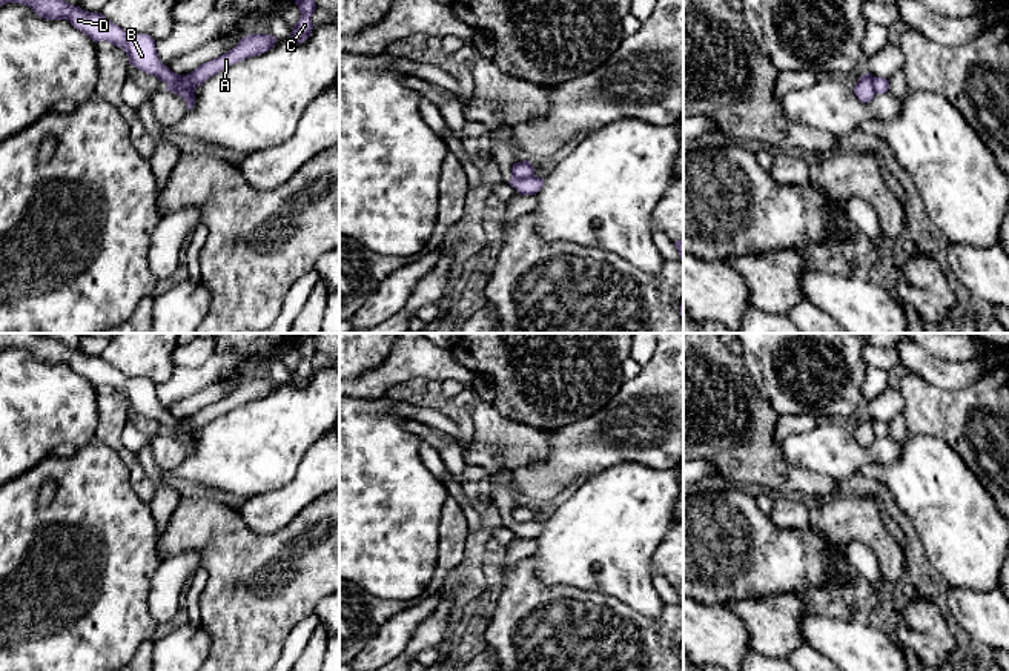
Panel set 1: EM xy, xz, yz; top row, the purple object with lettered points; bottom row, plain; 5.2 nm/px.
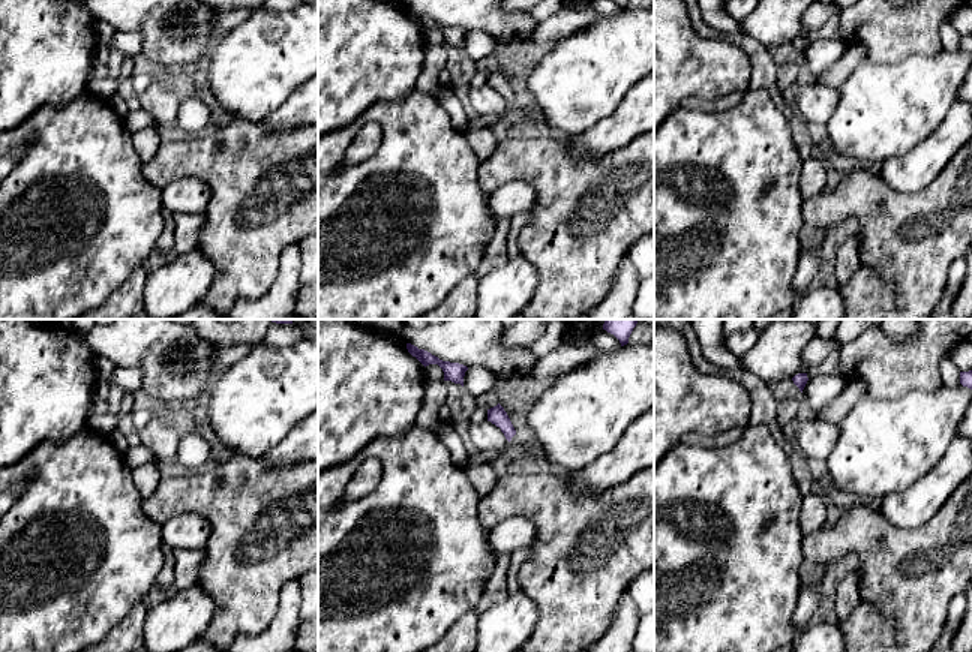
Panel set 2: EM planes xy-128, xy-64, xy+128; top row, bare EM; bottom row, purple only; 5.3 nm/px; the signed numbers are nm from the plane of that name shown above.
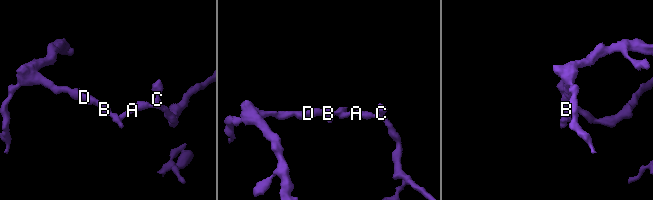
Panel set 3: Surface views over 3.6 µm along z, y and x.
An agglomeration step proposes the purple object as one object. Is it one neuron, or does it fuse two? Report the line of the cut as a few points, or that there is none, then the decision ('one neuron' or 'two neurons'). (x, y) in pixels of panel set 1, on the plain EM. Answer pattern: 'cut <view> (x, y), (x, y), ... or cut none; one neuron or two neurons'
cut xy (168, 426), (194, 435); two neurons

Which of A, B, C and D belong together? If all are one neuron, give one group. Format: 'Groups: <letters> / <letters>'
Groups: A C / B D

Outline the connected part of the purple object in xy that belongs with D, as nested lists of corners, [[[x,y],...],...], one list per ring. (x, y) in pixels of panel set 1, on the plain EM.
[[[0,333],[0,350],[5,347],[26,349],[46,364],[68,364],[91,384],[97,387],[104,384],[121,392],[129,401],[129,408],[157,421],[160,425],[177,428],[181,422],[158,402],[155,384],[149,378],[124,376],[101,356],[84,355],[37,333]]]

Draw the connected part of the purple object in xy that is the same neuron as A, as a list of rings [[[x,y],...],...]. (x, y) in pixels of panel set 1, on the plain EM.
[[[249,378],[241,382],[235,392],[227,395],[226,398],[200,408],[192,416],[183,419],[177,428],[167,427],[164,435],[174,435],[175,431],[187,431],[195,435],[200,428],[203,428],[210,421],[224,415],[226,412],[243,405],[246,402],[261,399],[275,390],[276,382],[269,378]]]

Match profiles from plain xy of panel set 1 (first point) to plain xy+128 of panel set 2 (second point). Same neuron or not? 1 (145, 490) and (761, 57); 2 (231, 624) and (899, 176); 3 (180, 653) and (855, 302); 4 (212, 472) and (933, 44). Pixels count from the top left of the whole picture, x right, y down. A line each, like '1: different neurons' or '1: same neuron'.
1: same neuron
2: different neurons
3: different neurons
4: different neurons

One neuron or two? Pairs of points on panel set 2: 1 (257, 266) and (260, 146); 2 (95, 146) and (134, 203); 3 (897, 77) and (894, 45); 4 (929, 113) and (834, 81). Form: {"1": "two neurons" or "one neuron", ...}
{"1": "one neuron", "2": "one neuron", "3": "two neurons", "4": "two neurons"}

